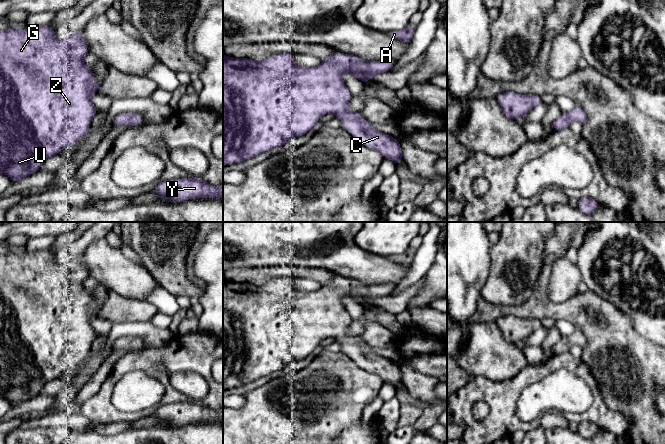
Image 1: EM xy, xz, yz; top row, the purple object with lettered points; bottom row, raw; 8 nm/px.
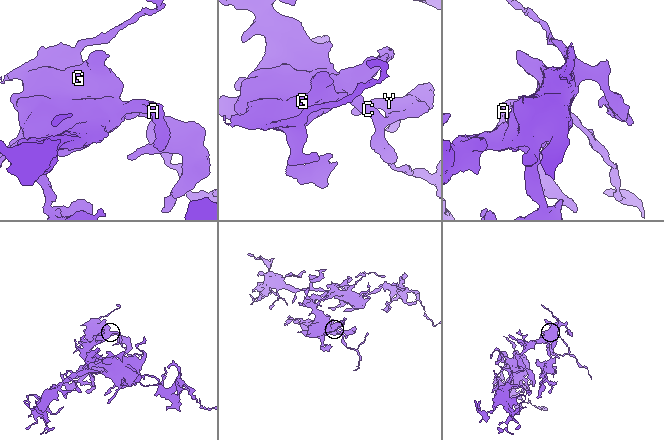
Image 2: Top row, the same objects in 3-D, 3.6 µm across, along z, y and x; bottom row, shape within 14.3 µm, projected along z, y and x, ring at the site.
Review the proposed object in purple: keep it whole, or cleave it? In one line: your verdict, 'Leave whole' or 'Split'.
Leave whole

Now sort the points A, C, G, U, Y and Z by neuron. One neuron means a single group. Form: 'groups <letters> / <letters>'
groups A C G U Y Z

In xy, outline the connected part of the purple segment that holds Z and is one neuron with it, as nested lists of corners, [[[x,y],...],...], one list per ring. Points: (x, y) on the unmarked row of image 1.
[[[49,249],[23,254],[7,253],[0,255],[0,398],[9,400],[13,408],[39,395],[43,387],[50,381],[59,378],[64,372],[80,365],[89,354],[91,346],[98,334],[91,325],[91,319],[98,317],[102,306],[92,308],[93,296],[84,287],[83,282],[89,276],[81,256],[72,257],[64,264],[54,261],[55,253]]]

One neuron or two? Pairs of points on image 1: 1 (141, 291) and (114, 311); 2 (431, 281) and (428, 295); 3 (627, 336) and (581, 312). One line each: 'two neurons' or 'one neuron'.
1: two neurons
2: one neuron
3: one neuron

